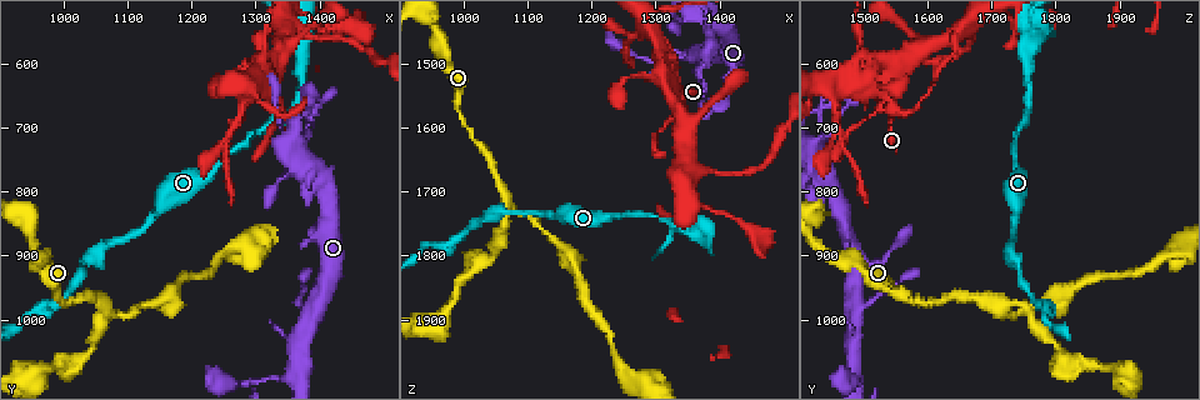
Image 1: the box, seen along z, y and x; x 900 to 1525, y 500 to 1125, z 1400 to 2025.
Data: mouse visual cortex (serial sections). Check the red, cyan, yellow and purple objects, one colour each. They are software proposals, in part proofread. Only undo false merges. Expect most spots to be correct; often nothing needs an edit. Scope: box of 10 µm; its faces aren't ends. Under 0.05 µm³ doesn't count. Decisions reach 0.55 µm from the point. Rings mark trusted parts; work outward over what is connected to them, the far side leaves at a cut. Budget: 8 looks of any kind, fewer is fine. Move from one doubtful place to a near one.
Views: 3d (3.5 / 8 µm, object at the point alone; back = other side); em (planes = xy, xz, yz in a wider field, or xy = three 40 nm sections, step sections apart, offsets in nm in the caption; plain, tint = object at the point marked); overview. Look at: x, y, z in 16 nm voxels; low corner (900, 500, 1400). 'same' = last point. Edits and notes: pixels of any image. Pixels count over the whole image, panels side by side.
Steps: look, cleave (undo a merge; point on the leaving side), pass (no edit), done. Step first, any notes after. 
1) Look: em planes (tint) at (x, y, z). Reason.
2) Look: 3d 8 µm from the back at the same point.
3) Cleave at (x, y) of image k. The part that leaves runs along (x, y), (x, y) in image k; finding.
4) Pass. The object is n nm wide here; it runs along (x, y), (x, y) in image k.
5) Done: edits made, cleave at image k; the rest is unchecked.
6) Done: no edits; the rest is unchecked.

Look: em xy step 1 (tint) at (1310, 635, 1605). A narrow waist.

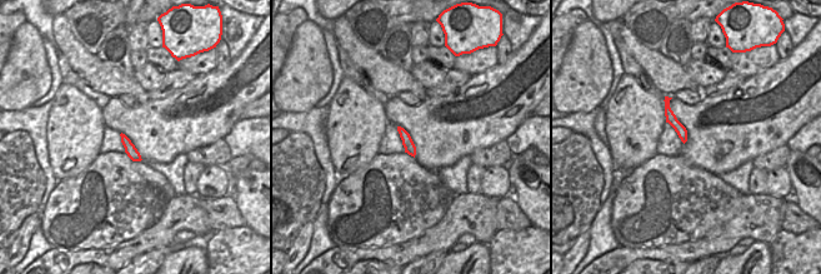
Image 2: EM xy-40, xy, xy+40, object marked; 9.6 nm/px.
Look: 3d 3.5 µm from the back at the same point. See where the arms go.

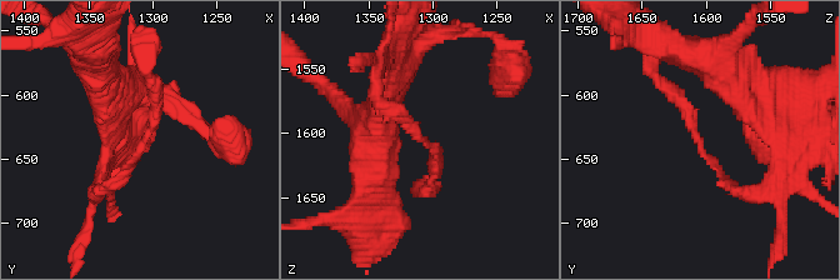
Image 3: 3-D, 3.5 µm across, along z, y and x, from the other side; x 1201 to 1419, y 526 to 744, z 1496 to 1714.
Pass. It runs along (743, 191), (720, 176), (689, 110), (653, 73) in image 3; continuous, no second cell.

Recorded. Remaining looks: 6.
Look: 3d 8 µm at (1420, 555, 1675). Thin neck.

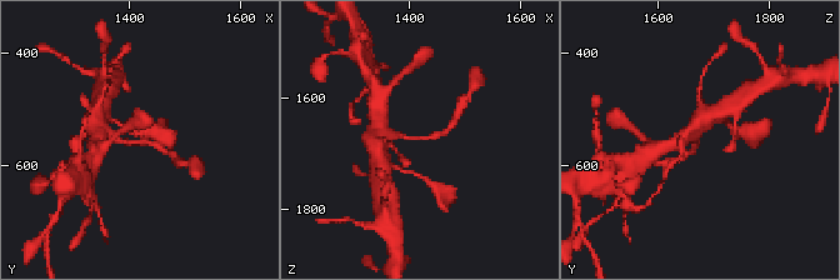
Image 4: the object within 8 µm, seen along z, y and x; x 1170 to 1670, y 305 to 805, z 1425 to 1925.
Look: 3d 3.5 µm at the same point.

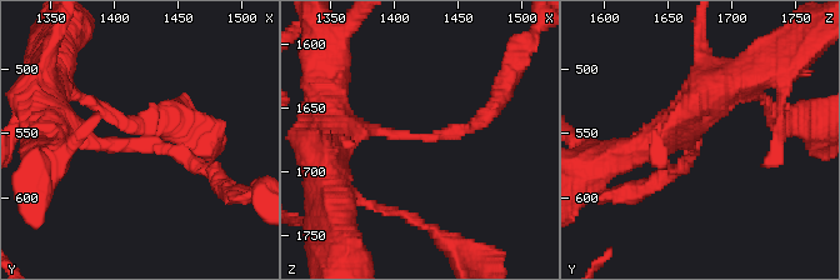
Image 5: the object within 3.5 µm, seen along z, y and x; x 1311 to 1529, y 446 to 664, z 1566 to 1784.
Pass. The arms are 200, 250 nm wide; it runs along (60, 129), (90, 144), (168, 148), (209, 171) in image 5; all the same cell.

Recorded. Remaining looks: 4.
Look: 3d 8 µm at (1310, 630, 1480). Looks like a crossing.

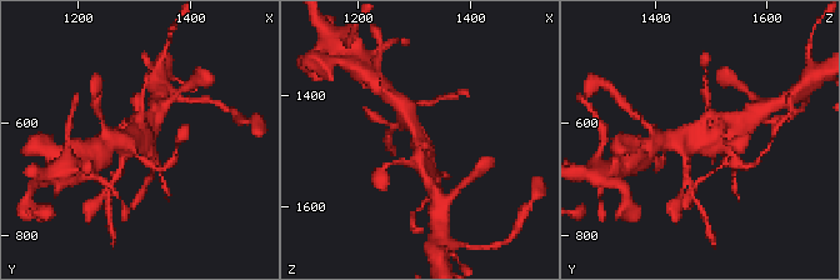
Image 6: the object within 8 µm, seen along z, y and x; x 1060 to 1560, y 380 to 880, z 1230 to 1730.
Look: 3d 3.5 µm at the same point.

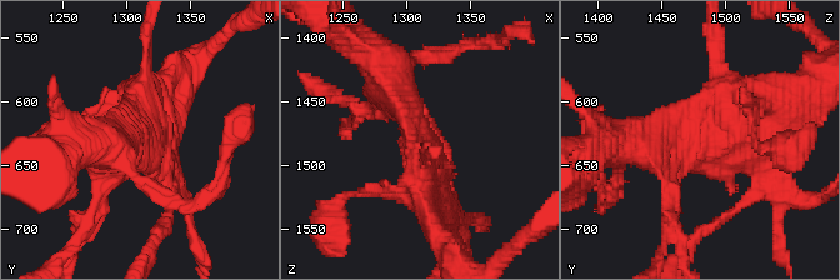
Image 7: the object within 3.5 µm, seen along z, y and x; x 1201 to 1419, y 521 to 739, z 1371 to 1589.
Pass. One cell here.

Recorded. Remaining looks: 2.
Look: 3d 3.5 µm at (1065, 980, 1710).

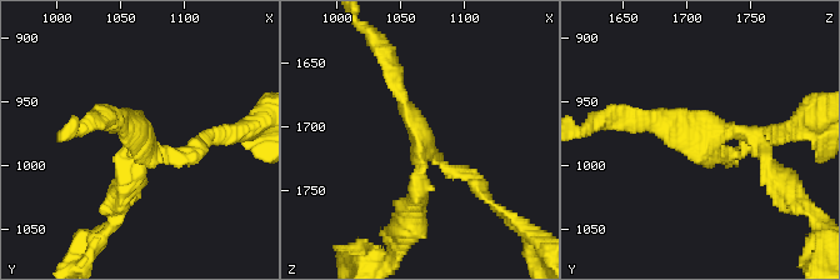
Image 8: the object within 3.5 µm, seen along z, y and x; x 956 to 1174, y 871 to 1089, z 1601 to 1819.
Look: em xy step 3 (tint) at (1066, 982, 1712). Shape alone is not enough.

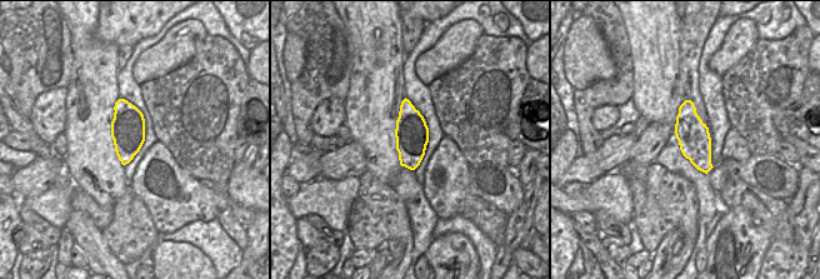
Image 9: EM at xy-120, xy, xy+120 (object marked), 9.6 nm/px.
Pass. It runs along (395, 78), (421, 144), (479, 193) in image 8; one cell here.

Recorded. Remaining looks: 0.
Done: no edits; the rest is unchecked.

